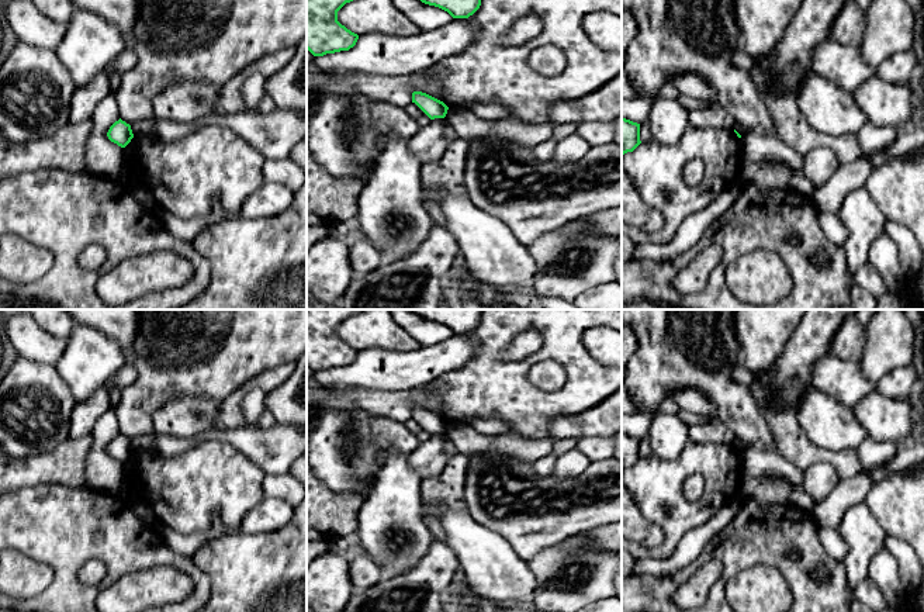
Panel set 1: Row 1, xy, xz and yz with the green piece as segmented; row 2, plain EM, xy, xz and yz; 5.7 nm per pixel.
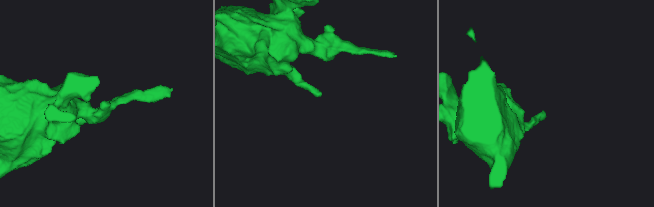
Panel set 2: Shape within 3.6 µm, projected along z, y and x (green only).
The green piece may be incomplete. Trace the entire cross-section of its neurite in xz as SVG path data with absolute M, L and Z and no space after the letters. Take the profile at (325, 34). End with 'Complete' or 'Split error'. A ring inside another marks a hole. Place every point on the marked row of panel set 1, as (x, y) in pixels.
M307 0L307 49L314 56L349 51L359 35L338 21L338 11L353 0Z. Complete

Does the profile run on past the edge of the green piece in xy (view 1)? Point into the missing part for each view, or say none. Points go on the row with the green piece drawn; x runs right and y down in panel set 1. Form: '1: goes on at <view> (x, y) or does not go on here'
1: does not go on here

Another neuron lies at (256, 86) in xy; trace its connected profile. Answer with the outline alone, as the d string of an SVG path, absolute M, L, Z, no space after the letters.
M252 75L242 87L248 108L259 108L263 96L269 91L269 82L262 75Z

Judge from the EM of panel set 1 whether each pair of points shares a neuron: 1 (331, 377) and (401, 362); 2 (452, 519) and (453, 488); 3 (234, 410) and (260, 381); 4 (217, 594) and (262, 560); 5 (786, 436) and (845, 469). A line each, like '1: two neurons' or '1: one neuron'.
1: one neuron
2: two neurons
3: one neuron
4: one neuron
5: one neuron

